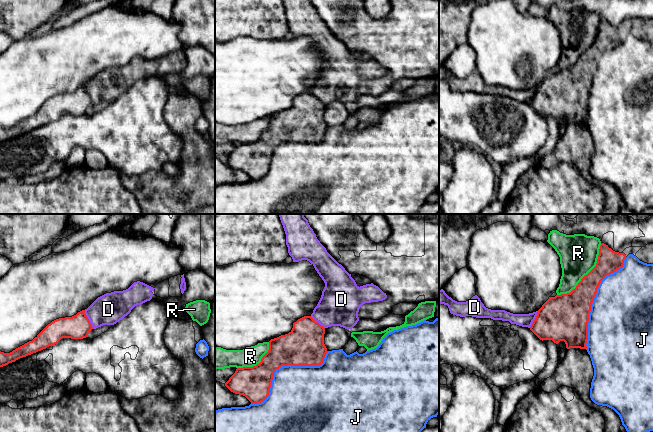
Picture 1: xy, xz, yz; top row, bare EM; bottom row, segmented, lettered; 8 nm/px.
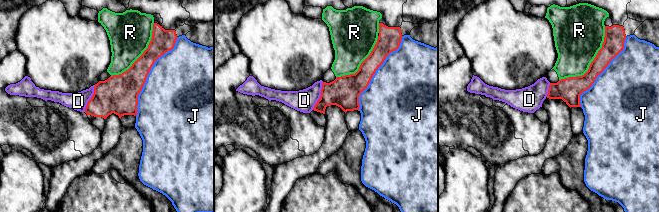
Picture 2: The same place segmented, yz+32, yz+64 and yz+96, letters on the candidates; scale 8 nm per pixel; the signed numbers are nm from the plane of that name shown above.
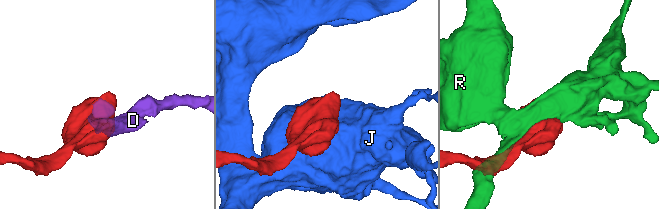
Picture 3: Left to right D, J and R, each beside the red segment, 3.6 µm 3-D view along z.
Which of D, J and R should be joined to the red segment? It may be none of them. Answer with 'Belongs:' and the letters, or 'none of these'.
Belongs: D

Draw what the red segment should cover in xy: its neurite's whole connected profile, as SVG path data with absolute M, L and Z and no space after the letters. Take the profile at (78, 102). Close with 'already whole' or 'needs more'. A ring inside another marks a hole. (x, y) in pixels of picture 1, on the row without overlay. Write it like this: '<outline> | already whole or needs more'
M137 57L128 65L98 73L87 85L48 100L32 117L10 129L0 127L0 143L57 120L62 114L83 115L92 105L114 101L131 86L152 75L155 64Z | needs more

